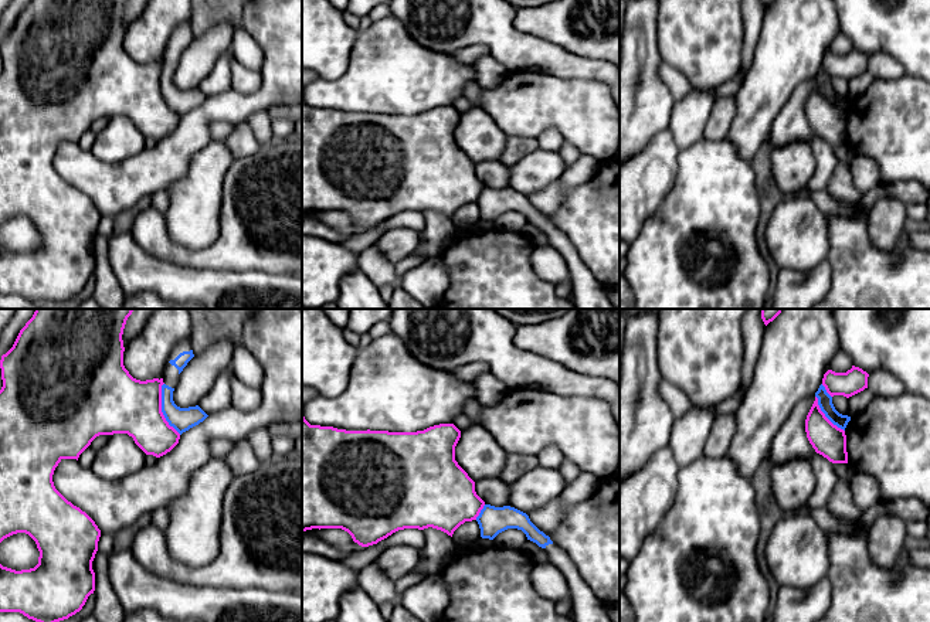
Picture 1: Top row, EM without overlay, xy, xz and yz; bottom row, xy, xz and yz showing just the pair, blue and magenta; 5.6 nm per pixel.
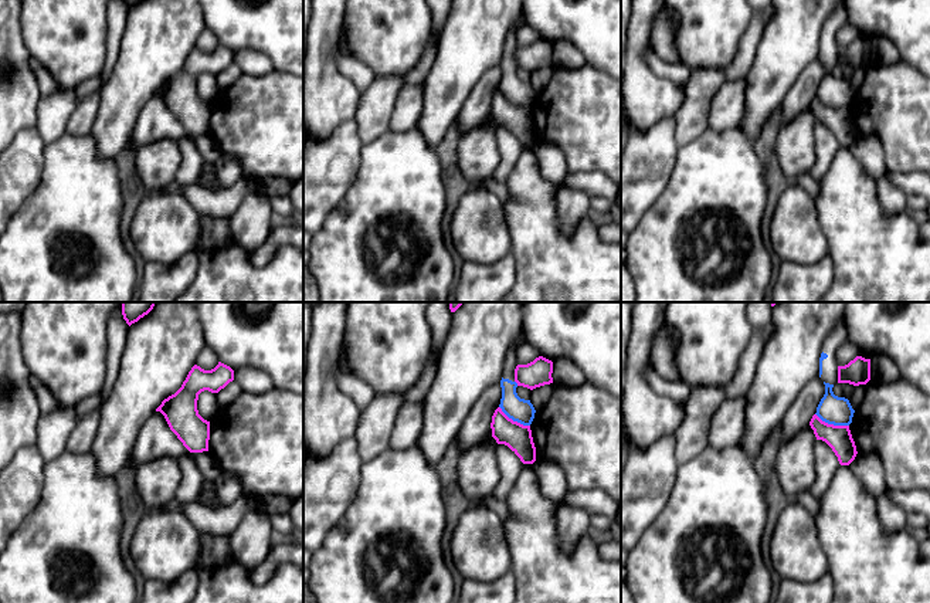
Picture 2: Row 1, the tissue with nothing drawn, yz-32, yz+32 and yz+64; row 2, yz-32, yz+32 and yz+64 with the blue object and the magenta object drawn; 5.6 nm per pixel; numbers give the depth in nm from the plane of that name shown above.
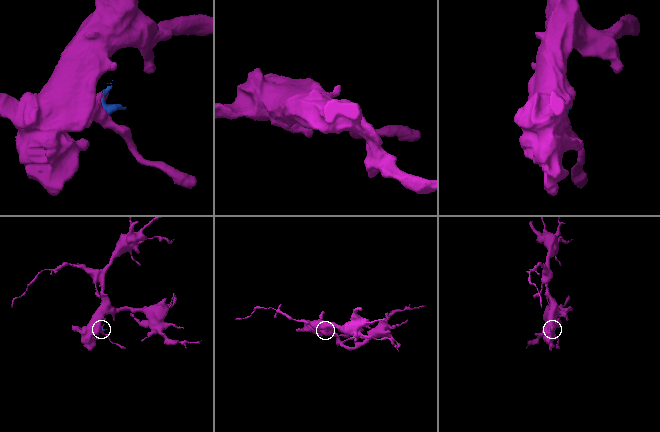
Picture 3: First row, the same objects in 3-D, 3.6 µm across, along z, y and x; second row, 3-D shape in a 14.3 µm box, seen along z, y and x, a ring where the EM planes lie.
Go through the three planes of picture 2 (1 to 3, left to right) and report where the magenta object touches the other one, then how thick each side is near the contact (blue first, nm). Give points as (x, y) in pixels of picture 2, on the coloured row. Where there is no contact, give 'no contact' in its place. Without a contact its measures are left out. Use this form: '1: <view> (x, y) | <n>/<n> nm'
1: no contact
2: yz+32 (513, 420) | 140/160 nm
3: yz+64 (832, 423) | 160/140 nm

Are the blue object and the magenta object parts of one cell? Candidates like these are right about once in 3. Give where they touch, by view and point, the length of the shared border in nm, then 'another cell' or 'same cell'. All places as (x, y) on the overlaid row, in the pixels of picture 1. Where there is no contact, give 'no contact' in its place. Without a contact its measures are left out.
meets blue in xy at (162, 410); contact 320 nm long; another cell

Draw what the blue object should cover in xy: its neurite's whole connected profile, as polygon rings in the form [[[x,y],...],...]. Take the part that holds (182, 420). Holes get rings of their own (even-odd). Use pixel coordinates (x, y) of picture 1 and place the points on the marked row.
[[[181,341],[172,353],[162,385],[162,412],[180,435],[203,422],[208,415],[198,407],[180,408],[173,401],[173,391],[179,383],[180,373],[194,357],[191,341]]]

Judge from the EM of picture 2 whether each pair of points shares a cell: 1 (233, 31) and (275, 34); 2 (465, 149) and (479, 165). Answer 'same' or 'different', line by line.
1: same
2: same

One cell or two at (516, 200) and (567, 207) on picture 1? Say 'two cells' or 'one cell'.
two cells

